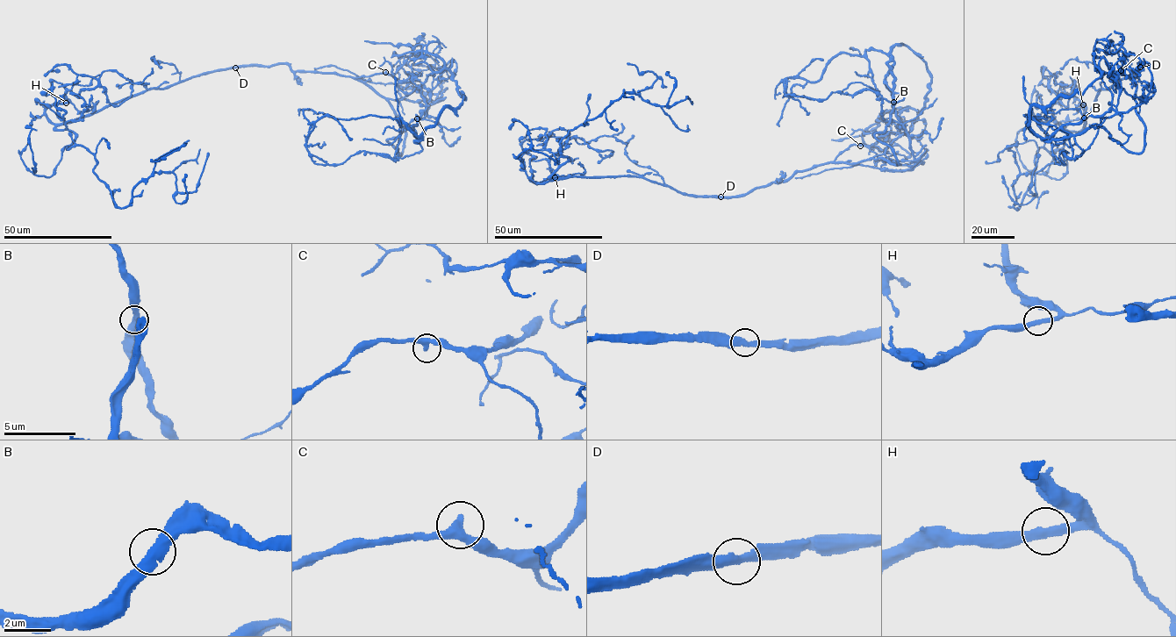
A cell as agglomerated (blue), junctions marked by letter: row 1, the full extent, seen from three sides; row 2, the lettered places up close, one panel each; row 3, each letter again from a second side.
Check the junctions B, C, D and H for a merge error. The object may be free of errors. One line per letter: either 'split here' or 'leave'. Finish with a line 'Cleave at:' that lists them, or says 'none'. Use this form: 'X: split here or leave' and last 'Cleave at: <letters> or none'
B: leave
C: leave
D: leave
H: leave
Cleave at: none

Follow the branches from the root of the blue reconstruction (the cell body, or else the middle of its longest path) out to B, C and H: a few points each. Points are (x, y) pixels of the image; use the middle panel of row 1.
B: (713, 196), (744, 196), (818, 165), (858, 163), (882, 154), (893, 140), (908, 134), (895, 115), (893, 102)
C: (713, 196), (742, 196), (772, 182), (785, 182), (797, 172), (831, 162), (853, 144), (860, 146)
H: (713, 196), (685, 195), (631, 175), (567, 176), (537, 183), (555, 177)

